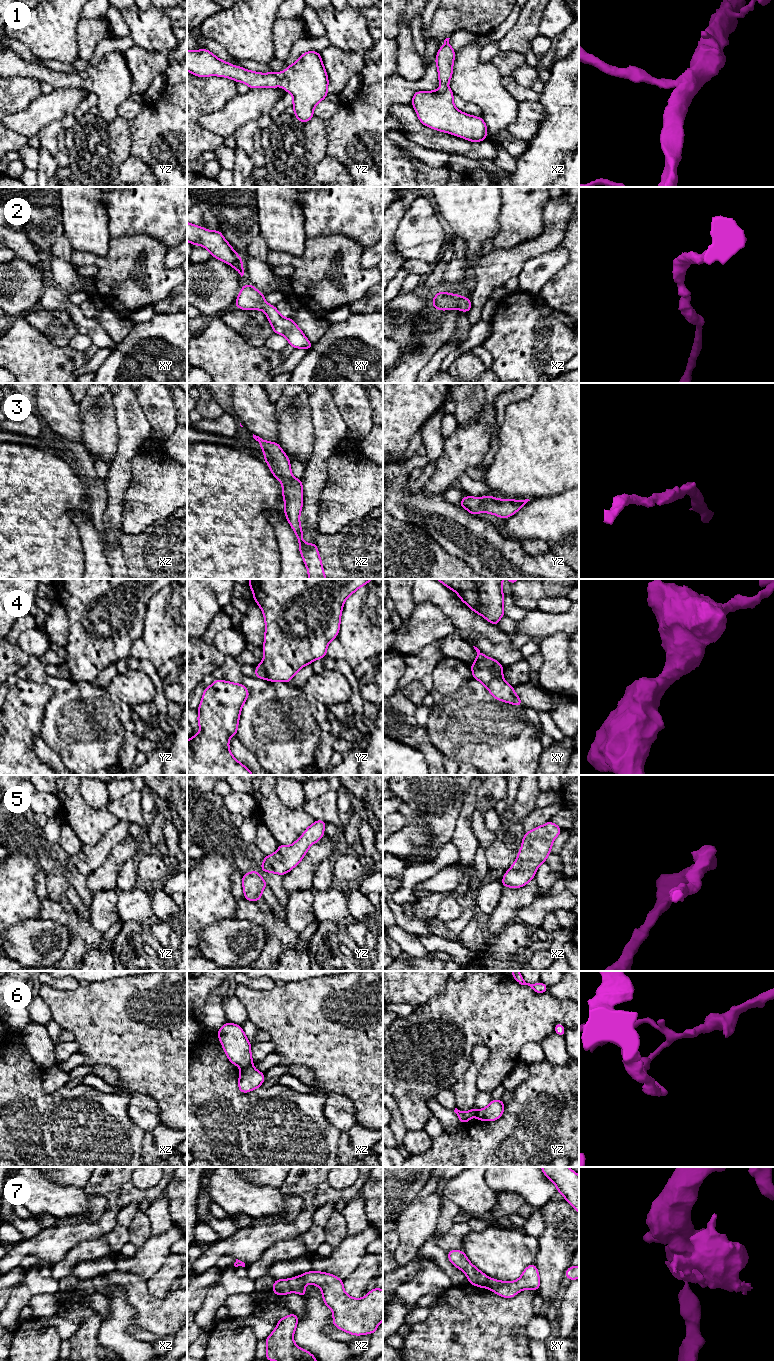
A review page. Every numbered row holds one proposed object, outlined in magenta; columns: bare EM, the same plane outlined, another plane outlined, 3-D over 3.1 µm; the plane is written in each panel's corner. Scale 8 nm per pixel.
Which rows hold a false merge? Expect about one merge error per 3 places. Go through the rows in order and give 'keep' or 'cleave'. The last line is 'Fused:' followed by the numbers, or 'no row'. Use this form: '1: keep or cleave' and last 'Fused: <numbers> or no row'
1: keep
2: keep
3: keep
4: keep
5: keep
6: cleave
7: keep
Fused: 6

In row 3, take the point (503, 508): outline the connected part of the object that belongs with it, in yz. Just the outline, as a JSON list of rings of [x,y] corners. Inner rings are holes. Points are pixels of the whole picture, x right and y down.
[[[468,495],[463,497],[458,505],[465,508],[472,515],[477,515],[484,511],[506,519],[514,515],[528,501],[530,500],[497,499],[491,495],[485,497],[471,497]]]

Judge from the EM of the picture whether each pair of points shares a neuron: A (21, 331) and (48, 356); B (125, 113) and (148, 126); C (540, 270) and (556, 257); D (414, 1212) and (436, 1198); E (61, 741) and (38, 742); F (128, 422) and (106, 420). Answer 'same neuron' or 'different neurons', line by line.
A: same neuron
B: different neurons
C: same neuron
D: same neuron
E: different neurons
F: different neurons

